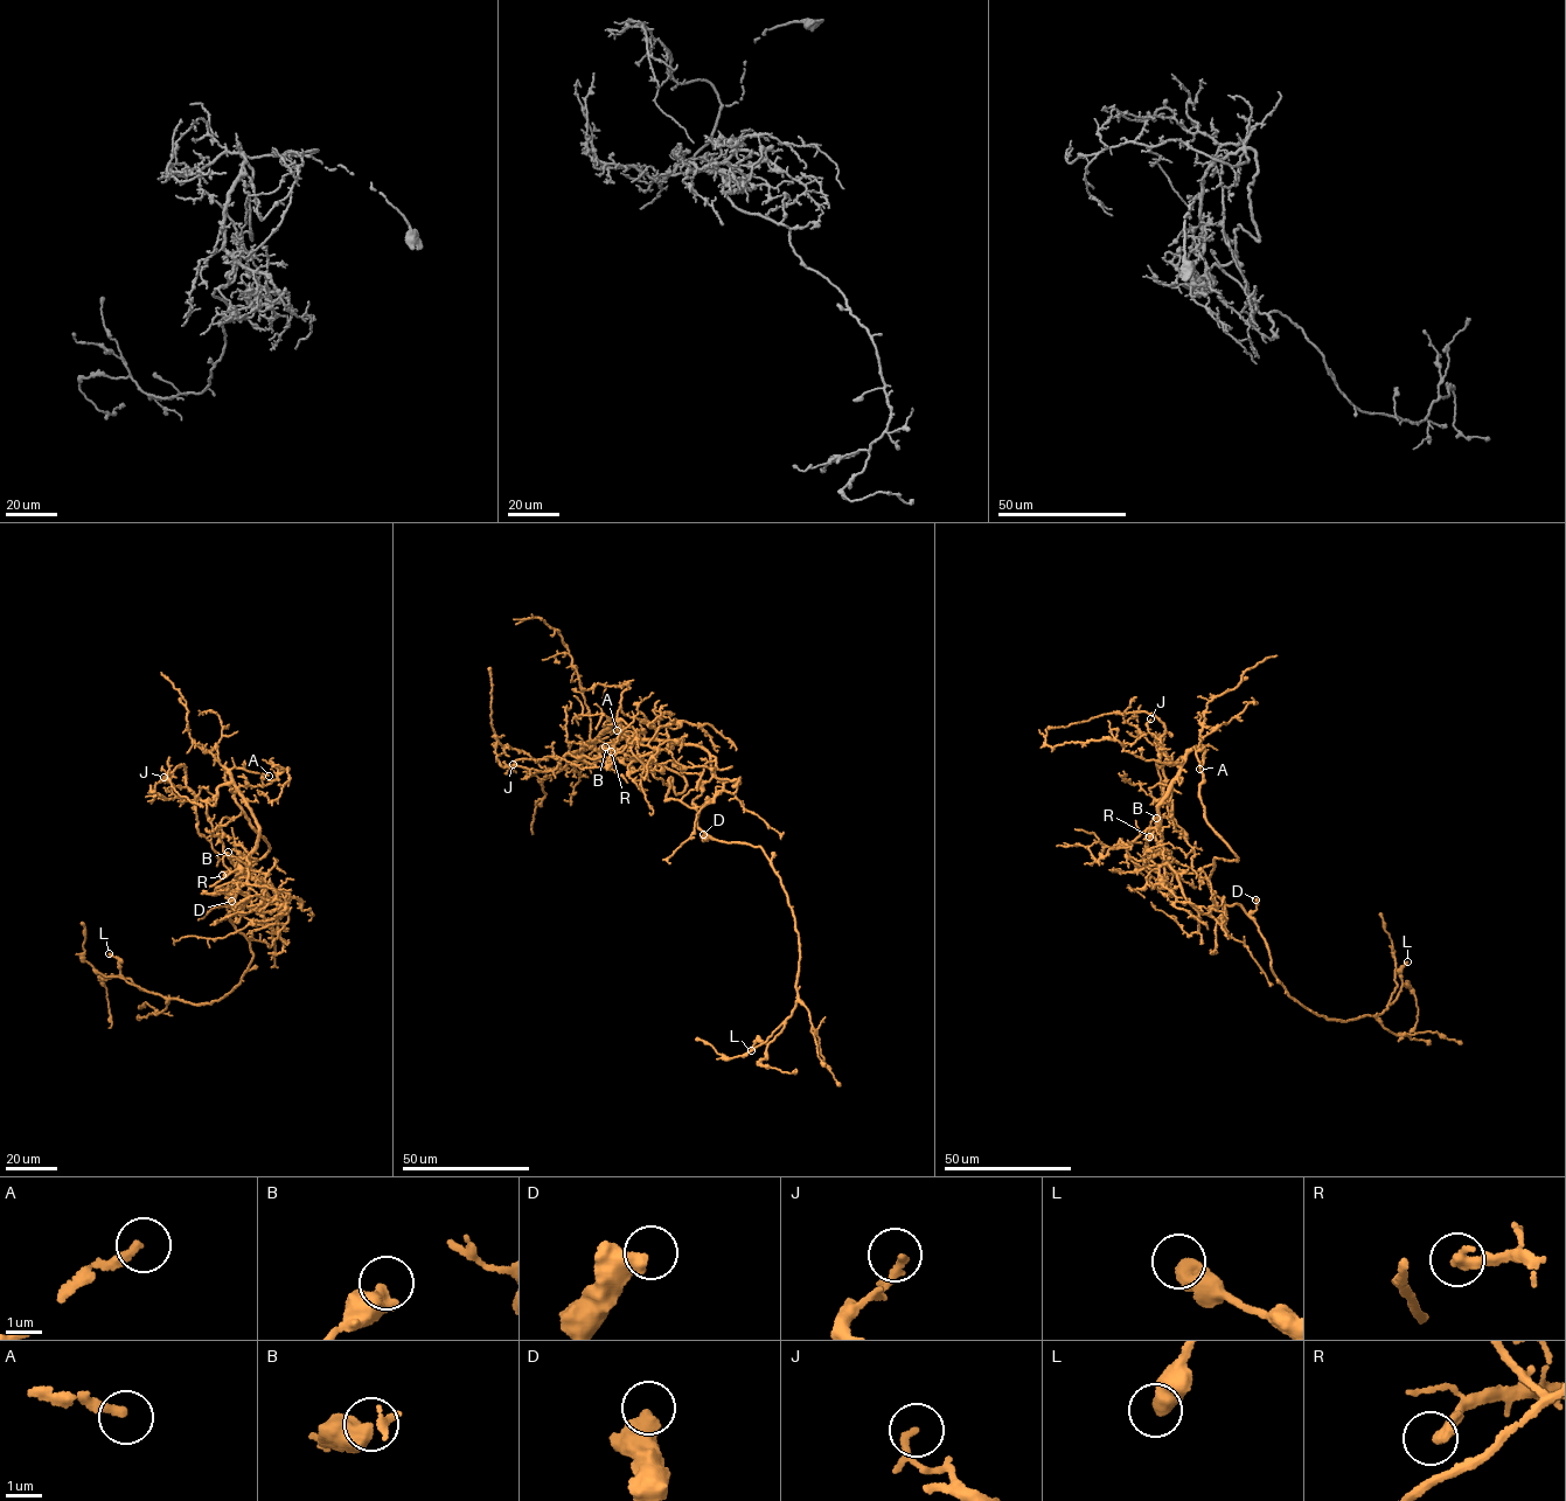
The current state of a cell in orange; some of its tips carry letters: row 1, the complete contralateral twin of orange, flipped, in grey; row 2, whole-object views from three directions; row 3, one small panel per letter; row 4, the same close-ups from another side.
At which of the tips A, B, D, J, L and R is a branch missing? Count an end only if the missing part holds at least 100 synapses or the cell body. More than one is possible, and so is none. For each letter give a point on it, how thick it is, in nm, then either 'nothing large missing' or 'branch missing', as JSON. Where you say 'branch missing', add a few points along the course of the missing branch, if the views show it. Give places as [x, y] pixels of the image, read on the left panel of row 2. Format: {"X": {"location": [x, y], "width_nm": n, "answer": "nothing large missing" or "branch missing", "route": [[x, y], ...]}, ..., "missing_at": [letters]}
{"A": {"location": [269, 776], "width_nm": 260, "answer": "branch missing", "route": [[269, 776], [327, 783], [353, 808], [366, 827], [359, 857], [369, 882]]}, "B": {"location": [228, 852], "width_nm": 600, "answer": "nothing large missing"}, "D": {"location": [231, 901], "width_nm": 550, "answer": "nothing large missing"}, "J": {"location": [164, 777], "width_nm": 150, "answer": "nothing large missing"}, "L": {"location": [109, 953], "width_nm": 550, "answer": "nothing large missing"}, "R": {"location": [222, 875], "width_nm": 360, "answer": "branch missing", "route": [[222, 875], [210, 877], [199, 873], [194, 887], [200, 895], [200, 904], [185, 922], [173, 925]]}, "missing_at": ["A", "R"]}

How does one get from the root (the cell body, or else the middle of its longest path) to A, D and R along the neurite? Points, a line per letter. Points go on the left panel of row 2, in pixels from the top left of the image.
A: (257, 924), (275, 924), (287, 909), (249, 873), (258, 828), (229, 772), (236, 766), (269, 776)
D: (257, 924), (232, 910), (228, 917), (227, 905), (231, 901)
R: (257, 924), (275, 924), (277, 916), (287, 911), (286, 907), (271, 888), (245, 869), (222, 875)

